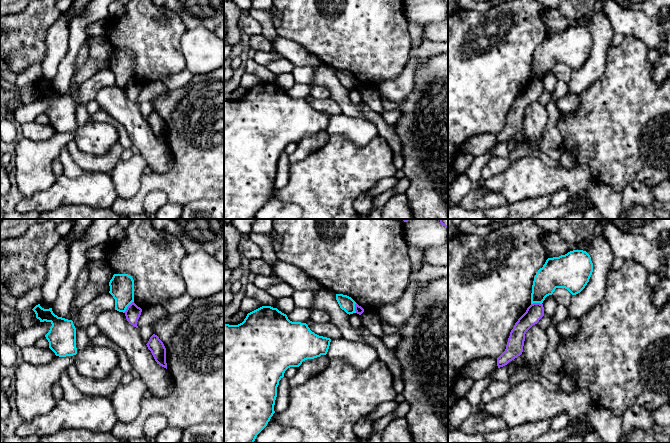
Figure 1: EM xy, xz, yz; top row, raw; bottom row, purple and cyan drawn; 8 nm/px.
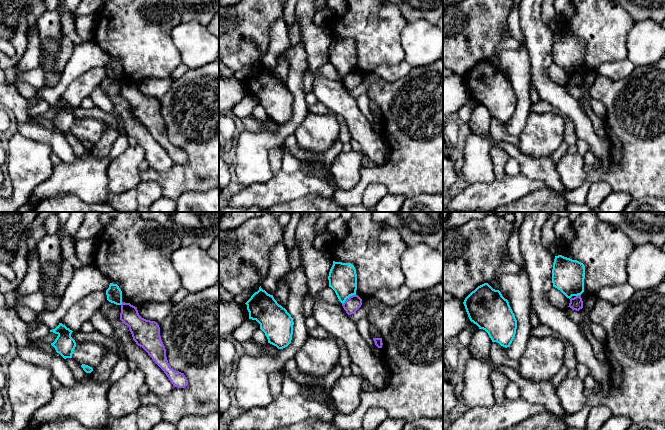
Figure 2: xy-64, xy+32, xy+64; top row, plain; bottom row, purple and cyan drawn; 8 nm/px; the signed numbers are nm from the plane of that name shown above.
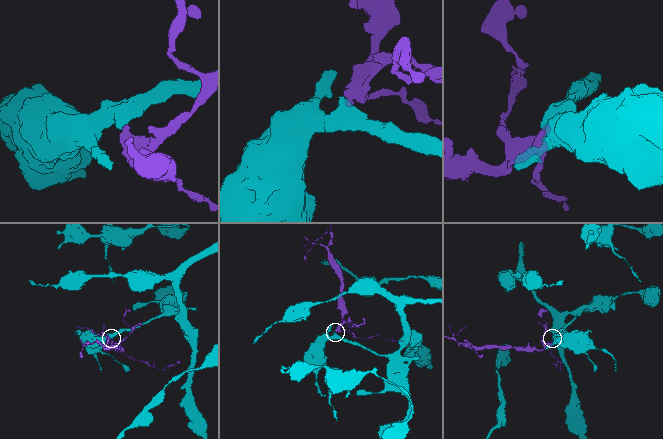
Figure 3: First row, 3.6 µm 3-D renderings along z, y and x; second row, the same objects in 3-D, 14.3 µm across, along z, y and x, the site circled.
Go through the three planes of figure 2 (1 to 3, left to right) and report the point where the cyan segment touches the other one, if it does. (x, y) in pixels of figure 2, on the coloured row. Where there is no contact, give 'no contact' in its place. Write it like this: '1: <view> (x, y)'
1: xy-64 (122, 303)
2: xy+32 (349, 297)
3: xy+64 (578, 295)

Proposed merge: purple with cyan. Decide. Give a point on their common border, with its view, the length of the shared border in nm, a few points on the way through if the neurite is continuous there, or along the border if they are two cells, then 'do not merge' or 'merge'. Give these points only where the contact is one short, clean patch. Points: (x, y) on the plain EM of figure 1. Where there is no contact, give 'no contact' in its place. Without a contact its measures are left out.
meets purple in xy at (127, 83); contact 130 nm long; border along xy (133, 77), (123, 88); do not merge

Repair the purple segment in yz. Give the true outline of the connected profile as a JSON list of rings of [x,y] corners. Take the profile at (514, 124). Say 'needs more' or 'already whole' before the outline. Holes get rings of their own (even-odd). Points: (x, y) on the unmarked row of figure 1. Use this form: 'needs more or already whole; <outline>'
already whole; [[[533,79],[527,84],[511,106],[505,127],[497,134],[498,144],[507,141],[522,130],[526,108],[543,92],[543,80]]]

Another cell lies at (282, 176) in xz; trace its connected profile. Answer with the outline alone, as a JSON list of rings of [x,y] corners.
[[[286,153],[281,154],[277,163],[277,173],[275,176],[274,187],[277,190],[284,188],[289,180],[289,155]]]

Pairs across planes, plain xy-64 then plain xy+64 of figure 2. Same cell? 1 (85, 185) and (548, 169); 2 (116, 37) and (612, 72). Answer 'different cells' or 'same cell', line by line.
1: different cells
2: different cells

